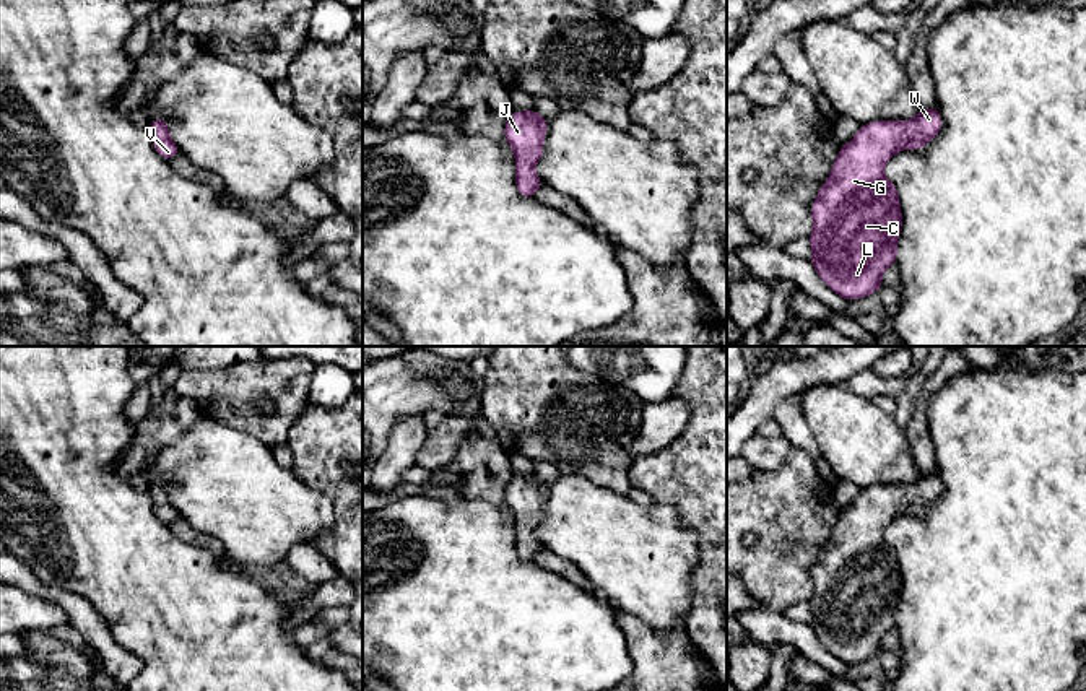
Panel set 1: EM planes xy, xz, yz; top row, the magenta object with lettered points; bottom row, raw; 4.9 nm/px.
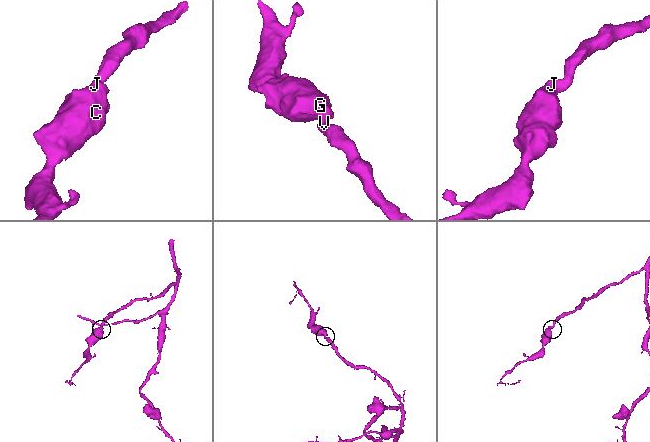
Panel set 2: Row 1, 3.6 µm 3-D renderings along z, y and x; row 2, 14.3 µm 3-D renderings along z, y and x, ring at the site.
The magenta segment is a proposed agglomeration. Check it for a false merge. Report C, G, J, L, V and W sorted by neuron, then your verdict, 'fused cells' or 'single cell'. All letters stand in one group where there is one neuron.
C G J L V W | single cell

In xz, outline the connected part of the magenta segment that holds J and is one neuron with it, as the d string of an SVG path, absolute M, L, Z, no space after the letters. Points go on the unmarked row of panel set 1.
M512 475L504 489L504 501L515 519L515 550L522 561L533 563L545 548L535 537L535 528L543 522L546 481L532 475Z

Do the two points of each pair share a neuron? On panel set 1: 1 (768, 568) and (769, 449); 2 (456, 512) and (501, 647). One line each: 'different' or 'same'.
1: different
2: same

